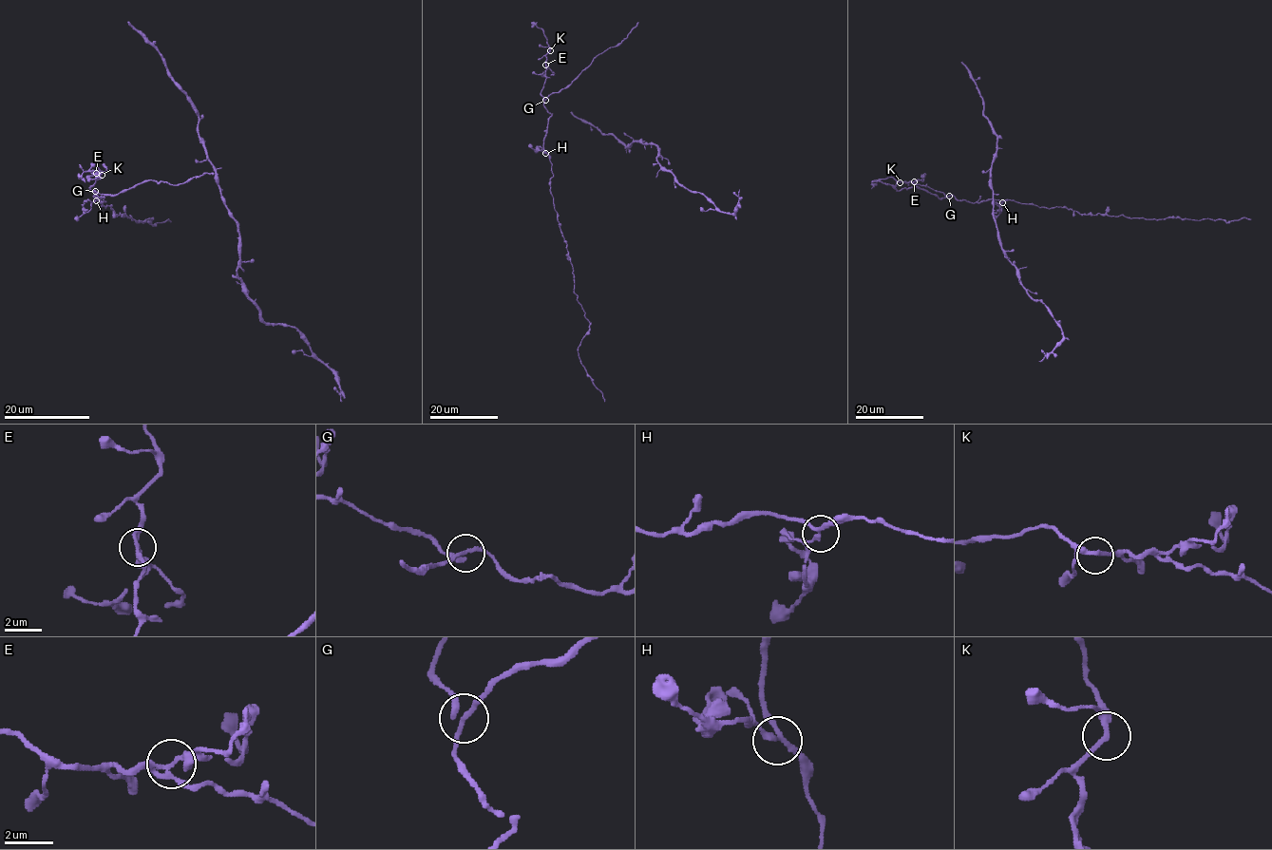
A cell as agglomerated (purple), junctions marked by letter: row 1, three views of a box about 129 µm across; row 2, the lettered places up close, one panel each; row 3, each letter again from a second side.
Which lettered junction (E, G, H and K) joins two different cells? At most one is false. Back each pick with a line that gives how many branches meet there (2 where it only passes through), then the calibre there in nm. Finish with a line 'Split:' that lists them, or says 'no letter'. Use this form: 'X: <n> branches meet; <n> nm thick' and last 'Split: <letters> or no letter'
G: 3 branches meet; 190 nm thick
Split: G

